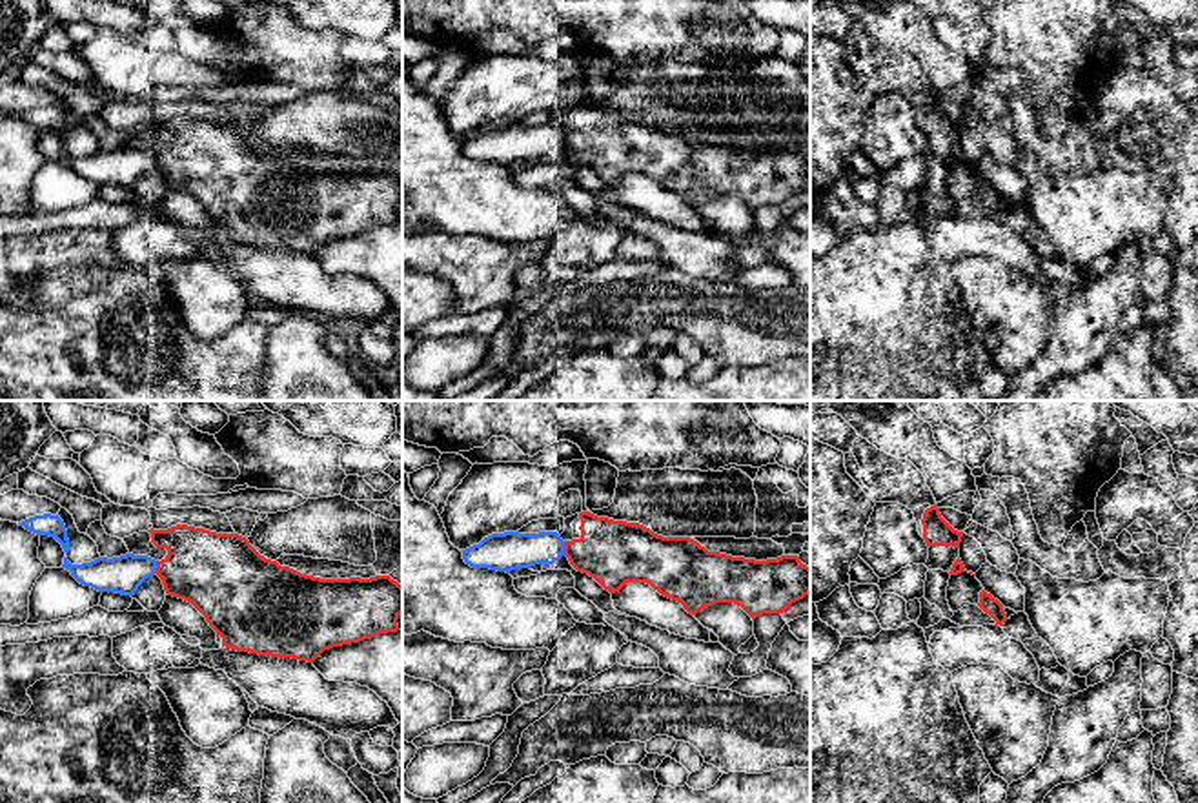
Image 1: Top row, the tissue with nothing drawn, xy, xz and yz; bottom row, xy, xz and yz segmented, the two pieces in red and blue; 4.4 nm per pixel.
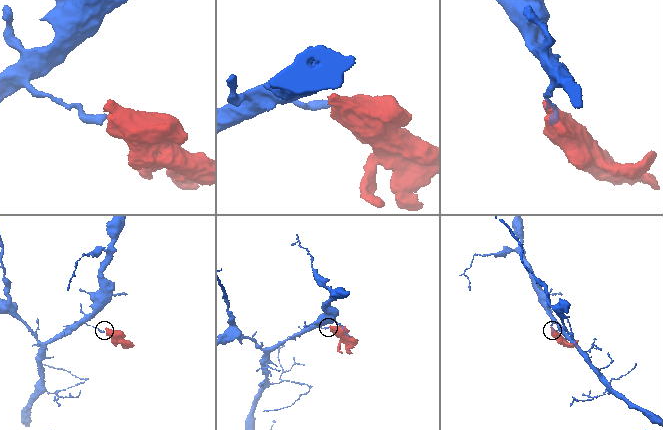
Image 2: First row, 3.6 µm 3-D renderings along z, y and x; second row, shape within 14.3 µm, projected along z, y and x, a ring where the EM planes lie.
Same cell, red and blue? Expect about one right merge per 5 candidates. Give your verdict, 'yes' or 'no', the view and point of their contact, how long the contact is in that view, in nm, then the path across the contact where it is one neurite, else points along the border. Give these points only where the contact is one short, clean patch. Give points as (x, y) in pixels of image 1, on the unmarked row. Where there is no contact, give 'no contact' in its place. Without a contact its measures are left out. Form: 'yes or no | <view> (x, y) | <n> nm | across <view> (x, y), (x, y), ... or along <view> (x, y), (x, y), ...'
no | xz (565, 141) | 60 nm

